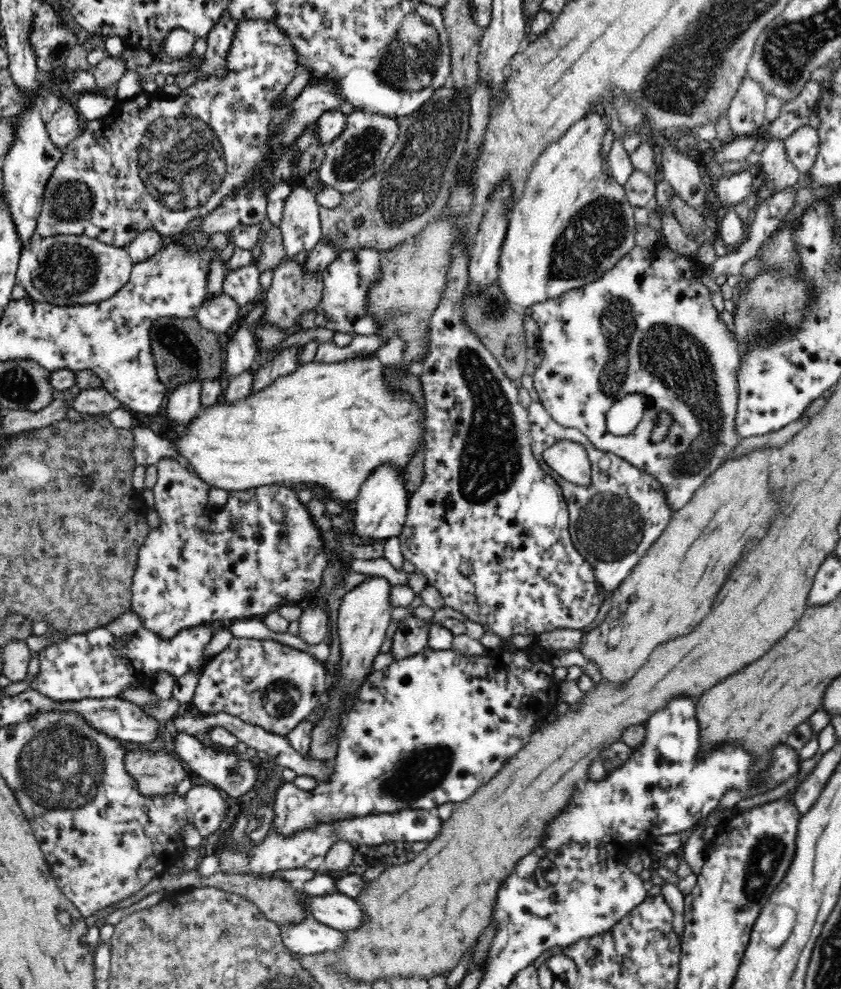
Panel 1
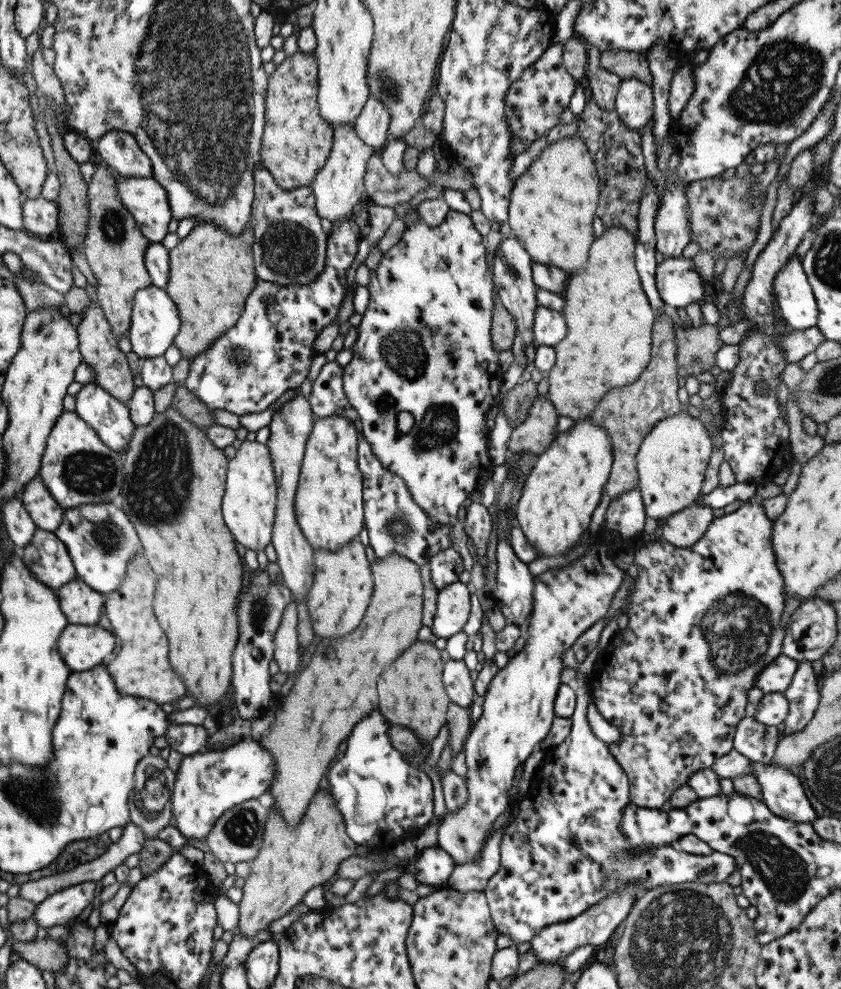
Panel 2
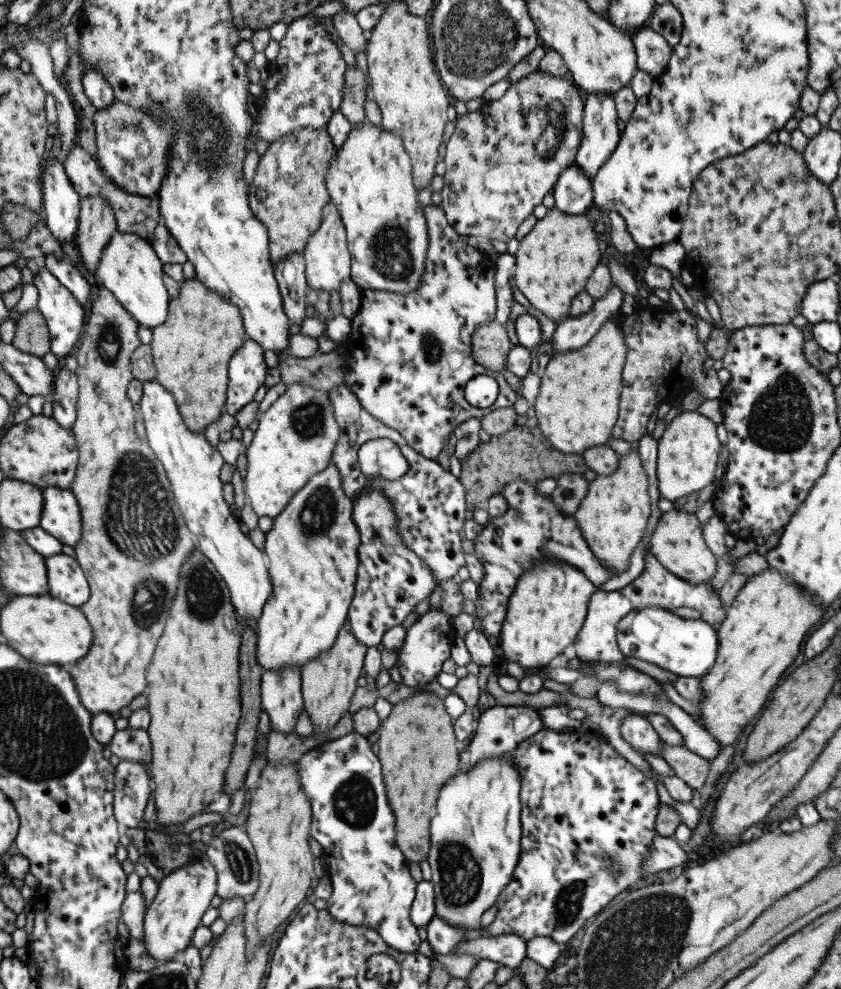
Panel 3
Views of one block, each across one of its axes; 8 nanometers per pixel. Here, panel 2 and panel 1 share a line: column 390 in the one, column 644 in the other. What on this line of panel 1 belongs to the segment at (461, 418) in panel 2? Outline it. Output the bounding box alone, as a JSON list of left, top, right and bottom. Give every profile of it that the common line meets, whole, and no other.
[524,245,740,512]

